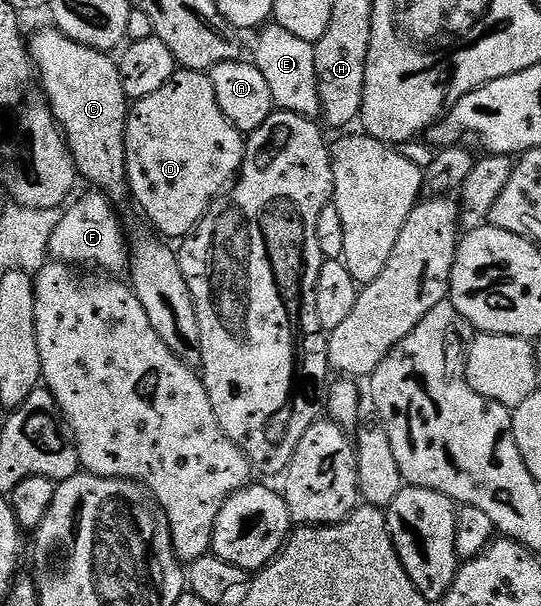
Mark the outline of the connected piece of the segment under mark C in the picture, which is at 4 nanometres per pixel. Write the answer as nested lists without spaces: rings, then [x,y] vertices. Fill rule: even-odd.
[[[47,25],[43,31],[29,36],[28,50],[34,66],[40,76],[42,92],[50,103],[50,111],[55,122],[66,136],[66,144],[70,147],[70,155],[78,174],[83,180],[90,182],[91,188],[97,189],[111,197],[126,195],[126,117],[128,100],[122,88],[122,78],[118,65],[107,52],[97,51],[88,45],[80,45],[72,41],[62,31],[53,25]]]

